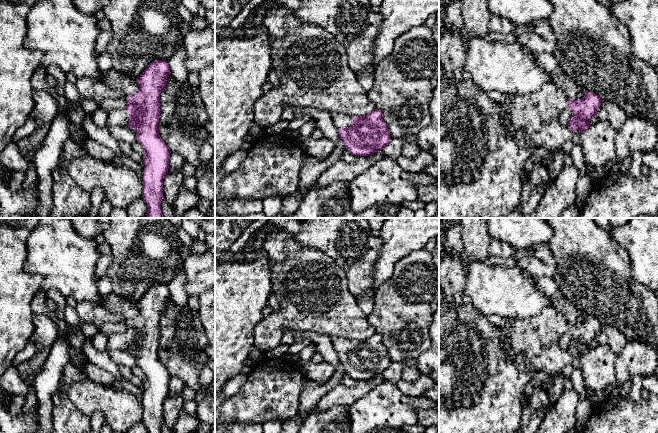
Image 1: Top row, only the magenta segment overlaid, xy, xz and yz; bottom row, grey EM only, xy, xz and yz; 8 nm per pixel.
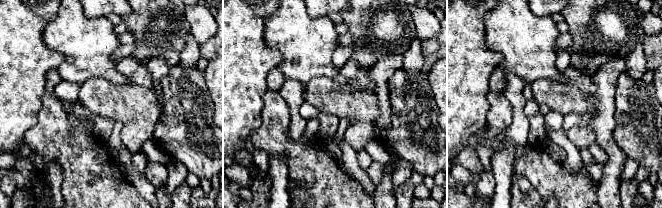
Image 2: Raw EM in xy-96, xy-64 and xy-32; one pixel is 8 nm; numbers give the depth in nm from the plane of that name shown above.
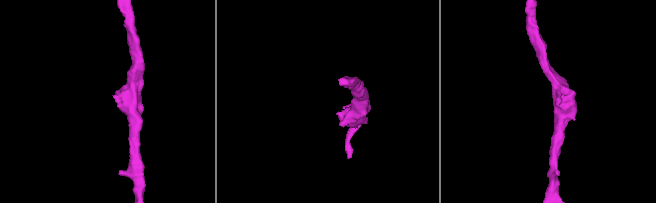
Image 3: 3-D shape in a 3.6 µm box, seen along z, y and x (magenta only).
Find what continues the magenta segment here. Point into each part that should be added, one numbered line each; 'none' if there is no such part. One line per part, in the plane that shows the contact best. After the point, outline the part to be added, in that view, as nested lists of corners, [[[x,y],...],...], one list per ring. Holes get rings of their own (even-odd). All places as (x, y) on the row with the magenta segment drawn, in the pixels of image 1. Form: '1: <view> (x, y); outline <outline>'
1: xz (339, 120); outline [[[334,114],[331,116],[333,124],[338,128],[347,128],[351,125],[353,116],[349,116],[346,114]]]

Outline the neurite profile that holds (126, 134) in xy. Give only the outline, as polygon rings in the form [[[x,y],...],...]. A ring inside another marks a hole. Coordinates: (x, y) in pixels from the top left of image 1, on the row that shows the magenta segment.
[[[117,125],[109,129],[109,131],[117,141],[122,141],[130,145],[137,142],[137,135],[132,127]]]

